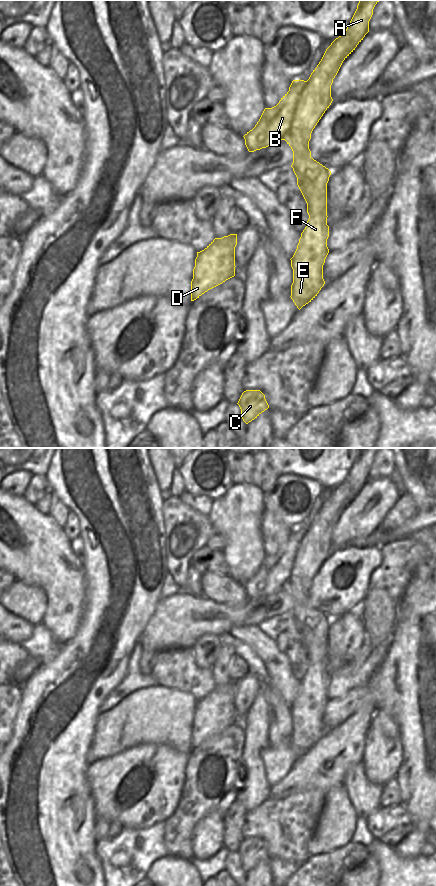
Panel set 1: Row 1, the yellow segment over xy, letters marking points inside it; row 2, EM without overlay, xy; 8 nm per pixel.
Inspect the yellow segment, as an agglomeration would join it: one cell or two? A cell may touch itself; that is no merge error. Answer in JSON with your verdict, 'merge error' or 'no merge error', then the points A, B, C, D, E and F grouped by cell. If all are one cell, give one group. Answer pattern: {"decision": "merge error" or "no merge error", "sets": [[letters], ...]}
{"decision": "merge error", "sets": [["A", "B", "D"], ["C", "E", "F"]]}

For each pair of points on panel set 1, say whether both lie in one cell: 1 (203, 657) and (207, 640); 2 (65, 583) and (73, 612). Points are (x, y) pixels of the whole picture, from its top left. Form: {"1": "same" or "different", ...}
{"1": "same", "2": "same"}

